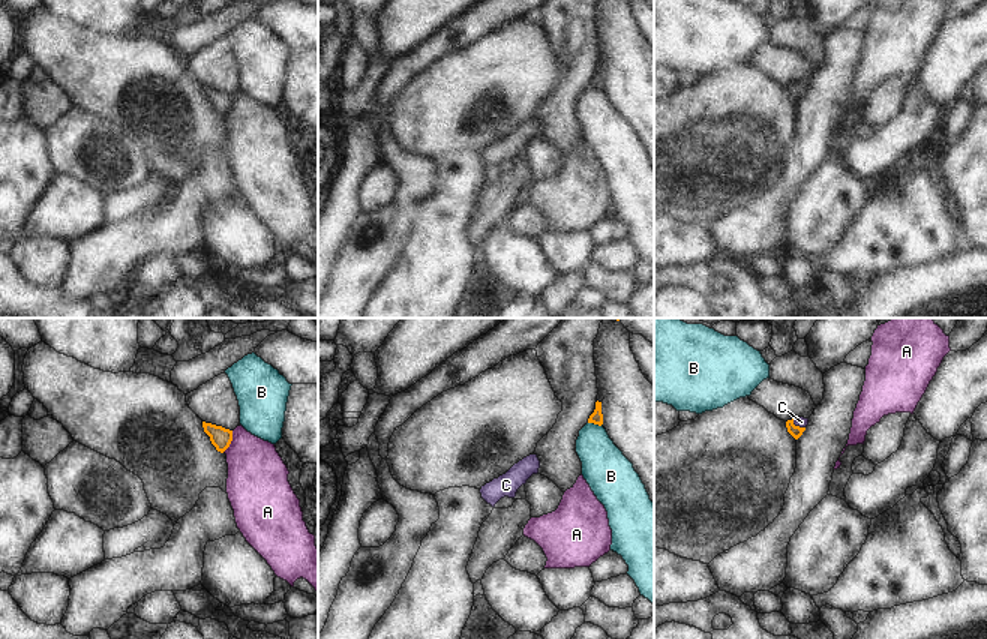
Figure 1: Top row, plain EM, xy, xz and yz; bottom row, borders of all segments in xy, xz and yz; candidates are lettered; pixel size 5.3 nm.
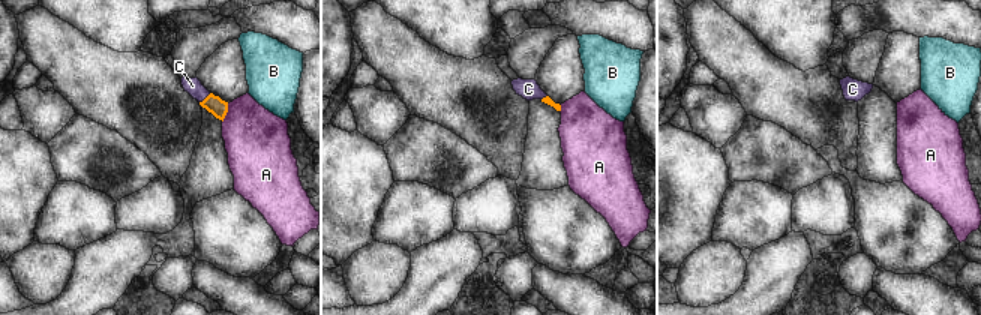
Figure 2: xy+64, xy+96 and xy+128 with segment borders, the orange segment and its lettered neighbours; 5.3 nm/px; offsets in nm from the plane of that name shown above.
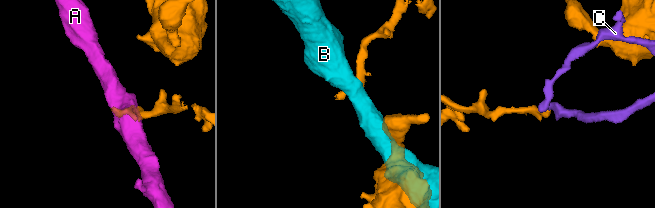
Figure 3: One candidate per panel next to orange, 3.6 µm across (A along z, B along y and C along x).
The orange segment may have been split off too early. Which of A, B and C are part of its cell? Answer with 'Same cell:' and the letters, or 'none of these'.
Same cell: C

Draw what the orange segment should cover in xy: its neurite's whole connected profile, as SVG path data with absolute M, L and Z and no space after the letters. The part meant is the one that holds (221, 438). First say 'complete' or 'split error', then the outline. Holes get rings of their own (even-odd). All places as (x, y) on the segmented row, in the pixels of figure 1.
complete; M202 422L202 428L218 452L224 453L230 447L232 441L232 430L206 422Z

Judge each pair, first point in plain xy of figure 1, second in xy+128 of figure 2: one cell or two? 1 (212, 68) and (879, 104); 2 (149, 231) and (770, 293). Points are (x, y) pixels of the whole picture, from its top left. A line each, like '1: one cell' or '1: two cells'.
1: two cells
2: one cell

